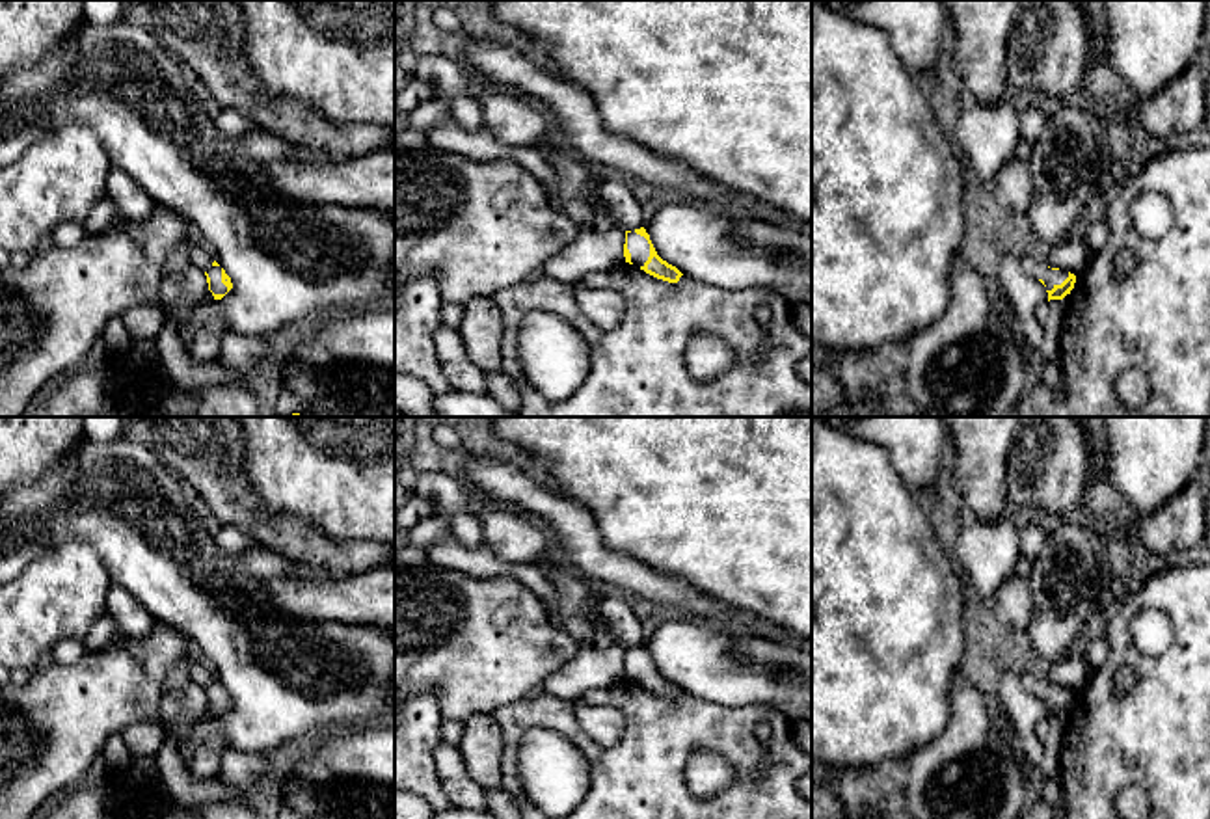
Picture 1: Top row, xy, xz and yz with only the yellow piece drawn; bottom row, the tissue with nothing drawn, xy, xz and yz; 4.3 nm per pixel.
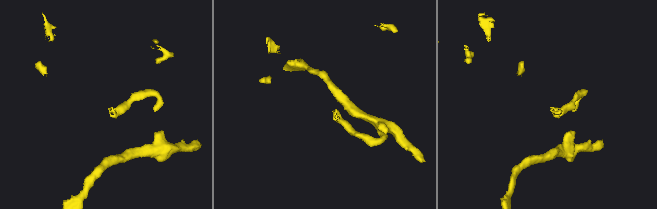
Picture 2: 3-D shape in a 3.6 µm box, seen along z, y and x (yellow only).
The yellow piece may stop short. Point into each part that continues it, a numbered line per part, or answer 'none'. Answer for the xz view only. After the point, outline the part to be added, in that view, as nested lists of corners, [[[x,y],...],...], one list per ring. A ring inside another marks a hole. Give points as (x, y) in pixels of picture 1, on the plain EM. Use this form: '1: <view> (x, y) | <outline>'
1: xz (639, 665) | [[[635,648],[627,650],[627,666],[631,670],[631,679],[635,683],[644,683],[650,674],[650,661],[644,653],[637,651]]]

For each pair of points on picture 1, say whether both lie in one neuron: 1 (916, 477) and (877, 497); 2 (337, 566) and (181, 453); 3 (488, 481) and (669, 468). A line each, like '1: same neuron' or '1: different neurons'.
1: different neurons
2: same neuron
3: different neurons

